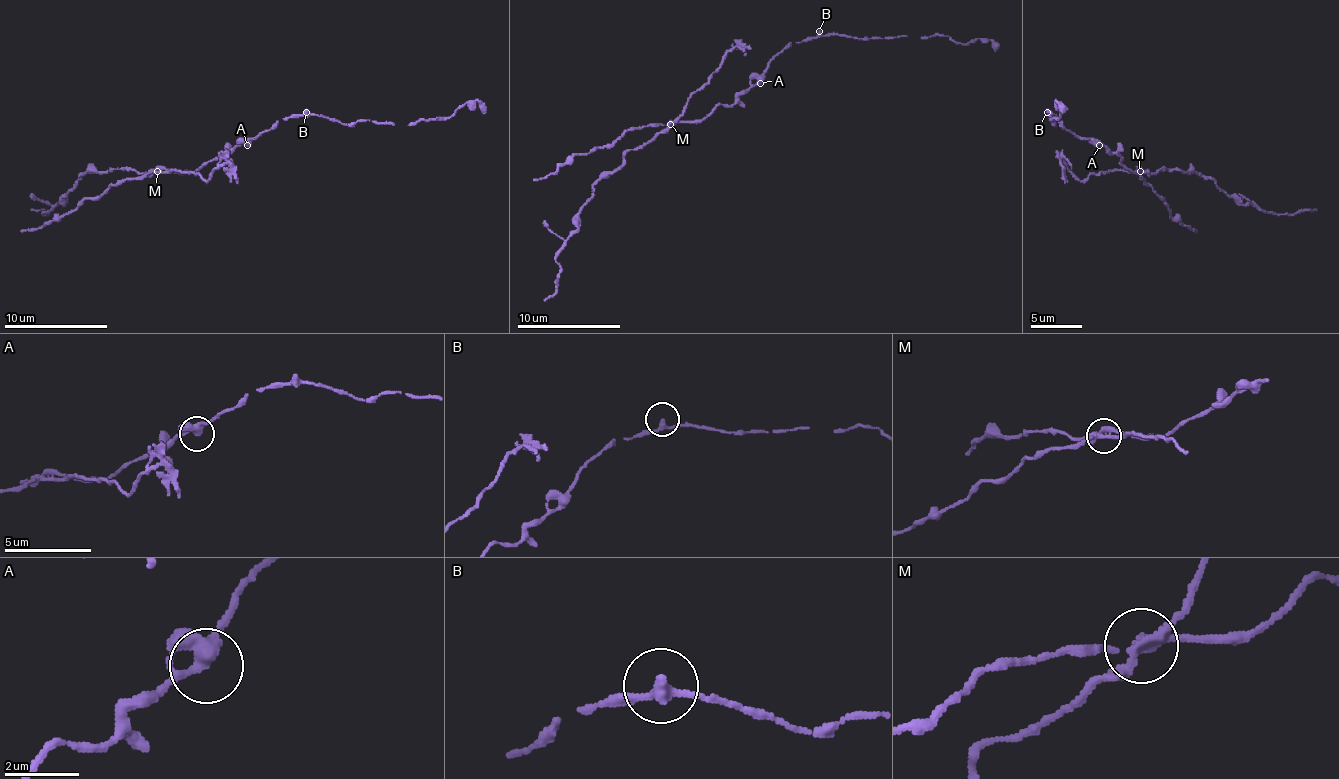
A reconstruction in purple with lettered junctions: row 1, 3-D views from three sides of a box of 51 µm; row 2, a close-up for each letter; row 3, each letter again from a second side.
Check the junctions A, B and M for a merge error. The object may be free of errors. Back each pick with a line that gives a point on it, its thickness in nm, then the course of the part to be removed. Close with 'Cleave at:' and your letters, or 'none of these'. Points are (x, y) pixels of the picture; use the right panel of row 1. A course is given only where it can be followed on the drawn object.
M: place (1140, 171); calibre 280 nm; course (1140, 171), (1156, 173), (1166, 168), (1197, 171), (1241, 202), (1275, 215), (1295, 215), (1306, 209), (1316, 209)
Cleave at: M

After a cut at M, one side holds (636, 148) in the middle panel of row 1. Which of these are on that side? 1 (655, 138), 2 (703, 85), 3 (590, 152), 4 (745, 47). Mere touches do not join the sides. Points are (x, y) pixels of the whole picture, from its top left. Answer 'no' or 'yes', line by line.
1: yes
2: yes
3: no
4: yes

